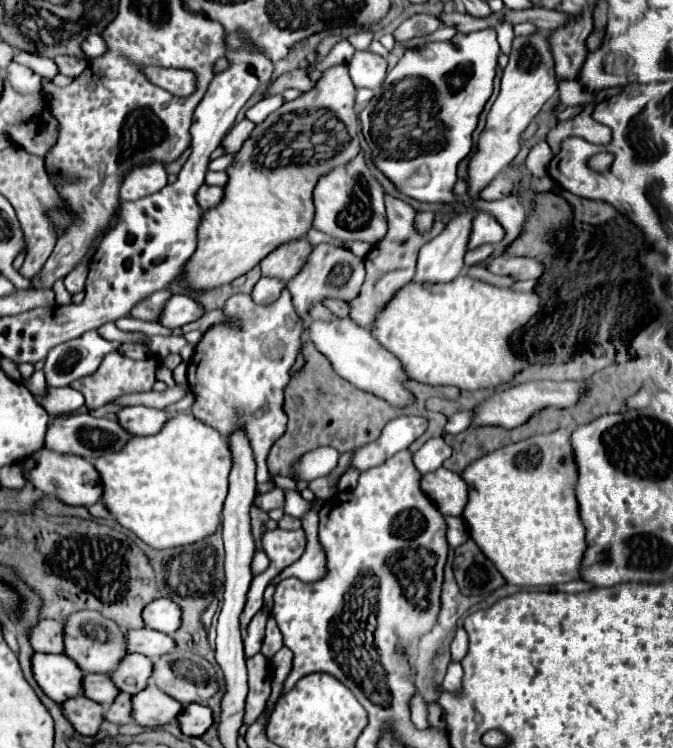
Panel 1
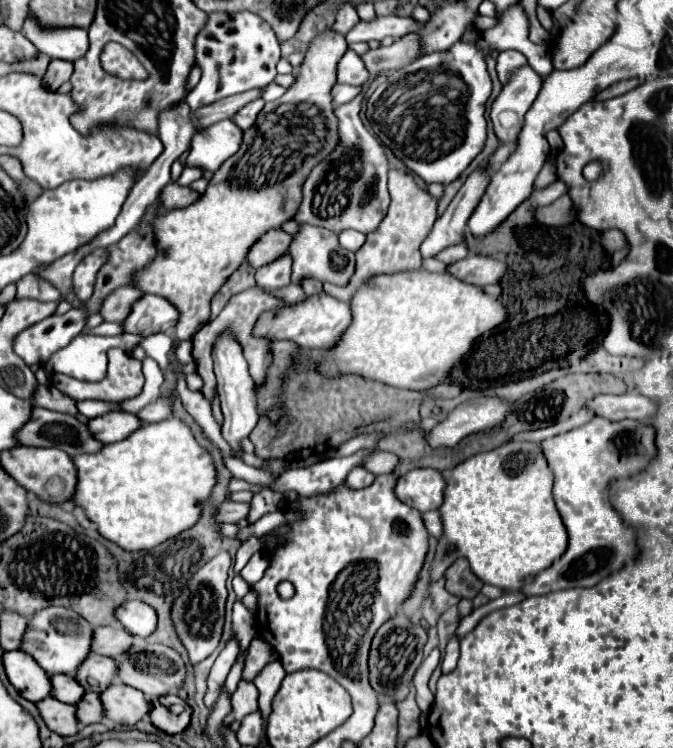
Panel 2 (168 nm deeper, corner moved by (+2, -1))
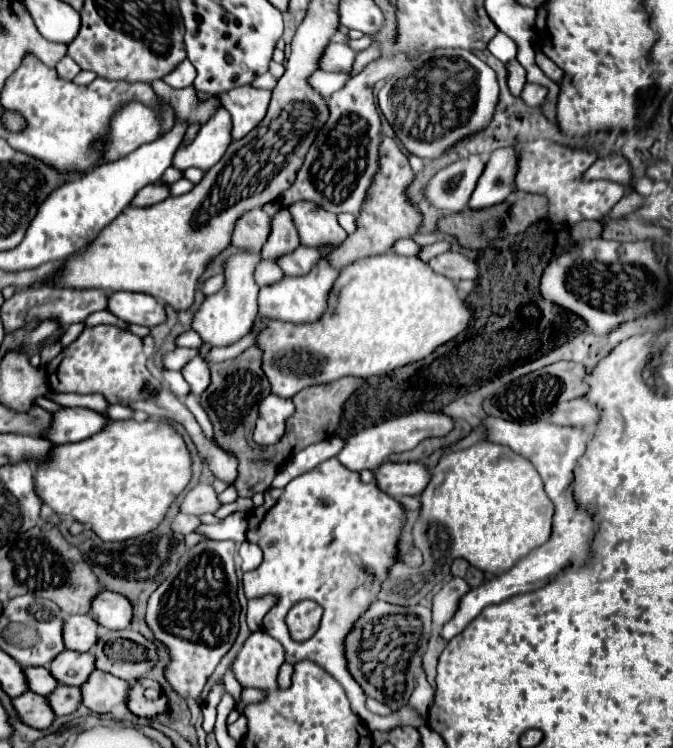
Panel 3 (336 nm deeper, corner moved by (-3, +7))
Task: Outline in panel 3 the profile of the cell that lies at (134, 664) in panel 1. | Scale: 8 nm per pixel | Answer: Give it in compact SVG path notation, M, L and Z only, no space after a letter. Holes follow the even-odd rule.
M63 650L49 662L51 676L65 686L81 686L93 670L93 656L89 652L79 654Z

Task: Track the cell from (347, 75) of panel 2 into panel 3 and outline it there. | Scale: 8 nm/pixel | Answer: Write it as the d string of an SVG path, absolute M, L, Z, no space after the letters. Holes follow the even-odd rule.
M327 44L321 58L319 68L325 72L349 72L355 60L355 52L345 44Z

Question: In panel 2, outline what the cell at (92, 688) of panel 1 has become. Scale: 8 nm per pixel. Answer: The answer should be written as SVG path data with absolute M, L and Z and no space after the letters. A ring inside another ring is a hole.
M54 674L52 684L52 696L66 704L78 704L86 694L86 688L74 676L68 674Z

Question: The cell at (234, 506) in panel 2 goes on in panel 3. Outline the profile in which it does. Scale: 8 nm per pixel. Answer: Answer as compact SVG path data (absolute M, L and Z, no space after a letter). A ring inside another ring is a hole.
M199 484L199 486L191 488L191 490L185 494L185 498L183 498L181 506L179 506L179 510L181 510L183 514L195 514L195 516L205 514L205 512L211 512L211 514L213 514L217 508L219 508L217 494L215 494L215 490L213 490L211 486L207 486L207 484Z

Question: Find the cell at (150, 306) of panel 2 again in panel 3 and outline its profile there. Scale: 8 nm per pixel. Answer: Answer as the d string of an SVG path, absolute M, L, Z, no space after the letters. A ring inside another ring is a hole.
M113 292L107 300L107 310L117 318L141 326L155 326L165 320L163 304L149 294L139 292Z

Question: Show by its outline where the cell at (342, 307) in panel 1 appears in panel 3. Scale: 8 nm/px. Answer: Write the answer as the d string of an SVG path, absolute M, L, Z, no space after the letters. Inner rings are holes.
M299 244L293 252L279 256L275 260L275 264L287 276L305 276L305 272L309 272L309 268L313 268L313 264L317 264L319 258L321 258L321 252L317 248L309 248L309 246Z

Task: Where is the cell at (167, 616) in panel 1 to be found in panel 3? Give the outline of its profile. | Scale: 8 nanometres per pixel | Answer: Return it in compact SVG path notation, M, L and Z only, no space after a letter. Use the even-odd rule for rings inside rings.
M103 590L91 600L89 616L103 628L123 630L131 624L131 604L125 600L125 596Z

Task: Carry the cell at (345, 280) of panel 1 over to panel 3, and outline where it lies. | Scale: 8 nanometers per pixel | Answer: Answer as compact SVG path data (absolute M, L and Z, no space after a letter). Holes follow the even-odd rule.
M299 200L289 206L289 212L293 214L293 220L299 230L299 238L305 246L333 246L343 244L347 238L347 232L337 222L337 216L321 210L321 206Z

